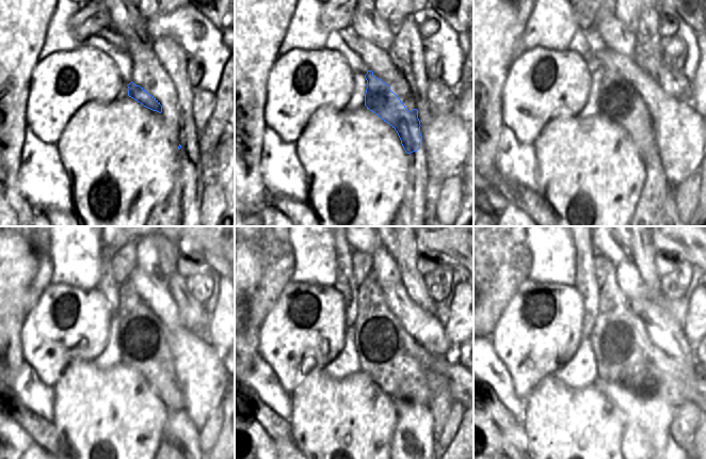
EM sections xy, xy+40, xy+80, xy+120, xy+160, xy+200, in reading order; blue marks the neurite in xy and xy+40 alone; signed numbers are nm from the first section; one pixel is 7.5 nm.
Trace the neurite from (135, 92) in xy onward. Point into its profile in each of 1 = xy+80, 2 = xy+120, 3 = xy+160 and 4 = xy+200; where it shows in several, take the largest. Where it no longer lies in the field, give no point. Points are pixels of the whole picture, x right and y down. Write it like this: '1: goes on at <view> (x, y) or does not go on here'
1: goes on at xy+80 (620, 101)
2: goes on at xy+120 (144, 346)
3: goes on at xy+160 (387, 353)
4: goes on at xy+200 (625, 353)

